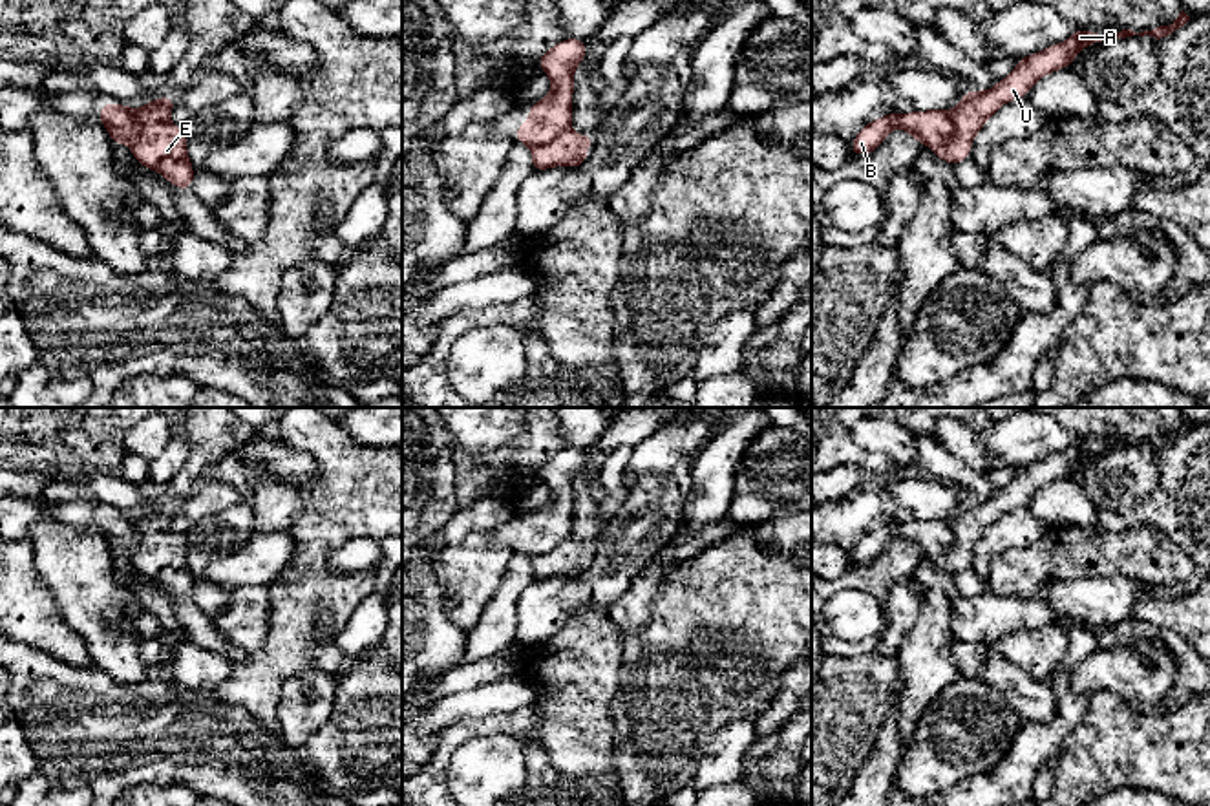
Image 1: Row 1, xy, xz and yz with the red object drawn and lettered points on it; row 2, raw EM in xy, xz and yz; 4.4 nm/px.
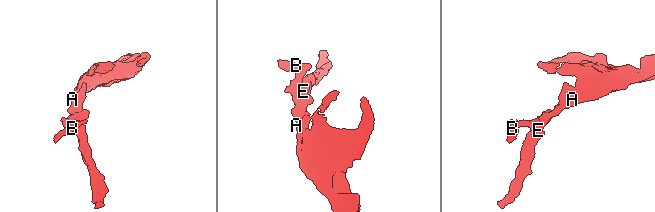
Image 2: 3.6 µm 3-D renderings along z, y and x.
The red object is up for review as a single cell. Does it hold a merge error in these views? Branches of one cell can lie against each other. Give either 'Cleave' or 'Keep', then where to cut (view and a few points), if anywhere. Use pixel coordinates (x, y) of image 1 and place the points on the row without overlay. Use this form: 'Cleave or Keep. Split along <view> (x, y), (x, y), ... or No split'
Cleave. Split along xz (569, 536), (532, 558)

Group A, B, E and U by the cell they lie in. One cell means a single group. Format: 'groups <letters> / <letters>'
groups A E U / B

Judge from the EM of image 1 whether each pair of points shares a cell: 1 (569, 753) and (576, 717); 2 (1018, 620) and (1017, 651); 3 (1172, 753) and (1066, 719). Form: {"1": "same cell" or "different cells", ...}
{"1": "same cell", "2": "different cells", "3": "different cells"}

